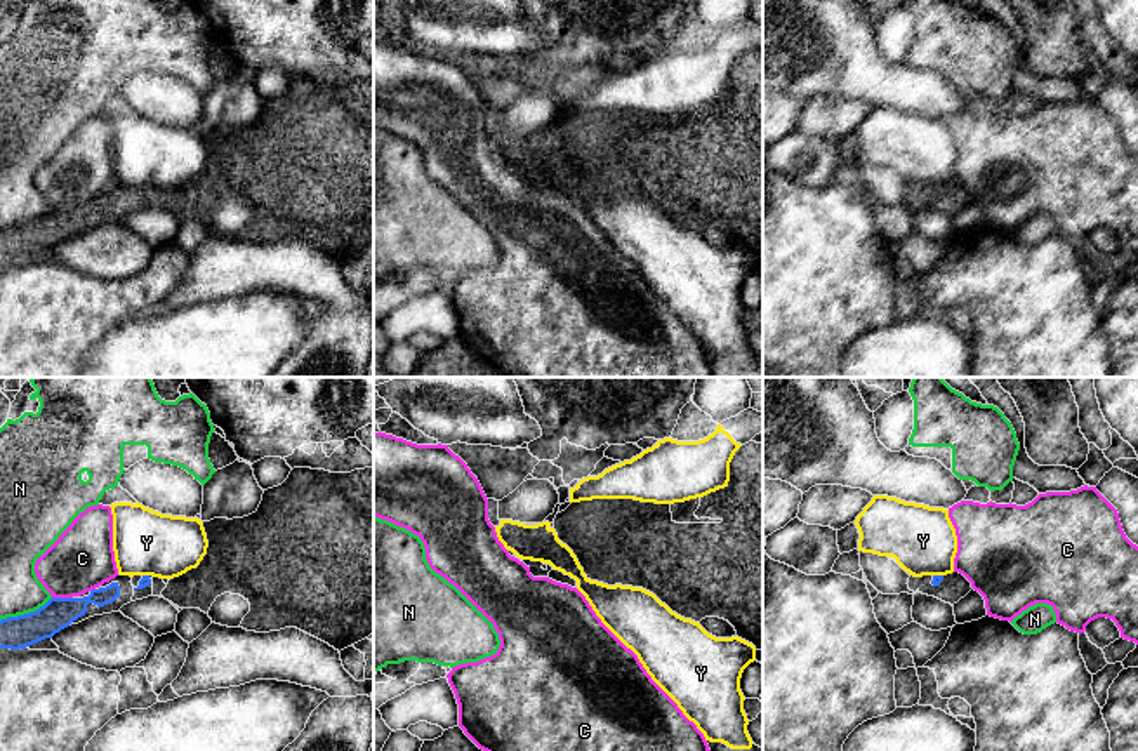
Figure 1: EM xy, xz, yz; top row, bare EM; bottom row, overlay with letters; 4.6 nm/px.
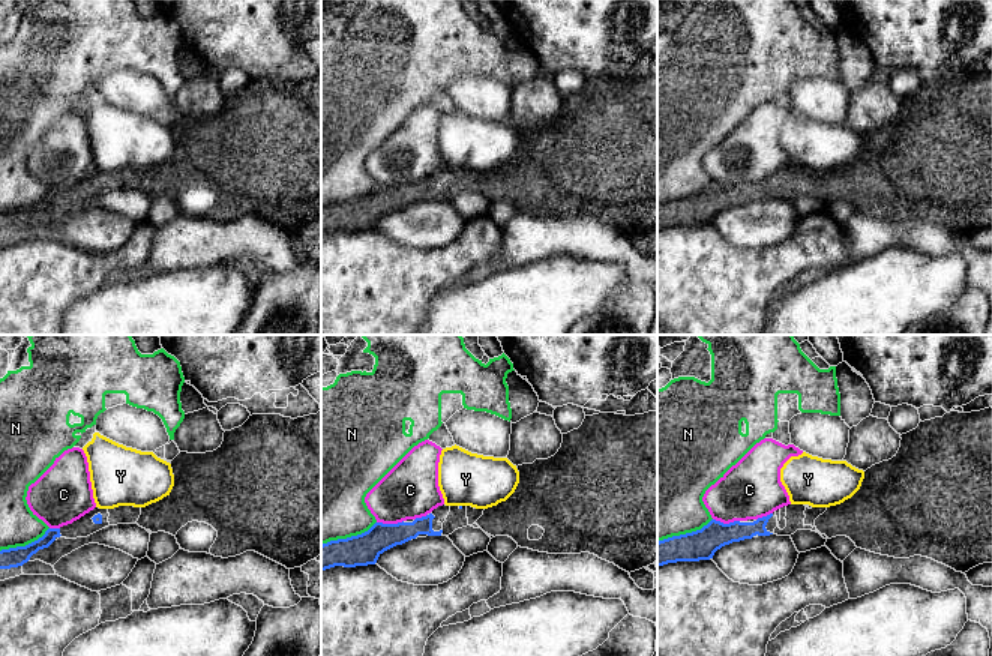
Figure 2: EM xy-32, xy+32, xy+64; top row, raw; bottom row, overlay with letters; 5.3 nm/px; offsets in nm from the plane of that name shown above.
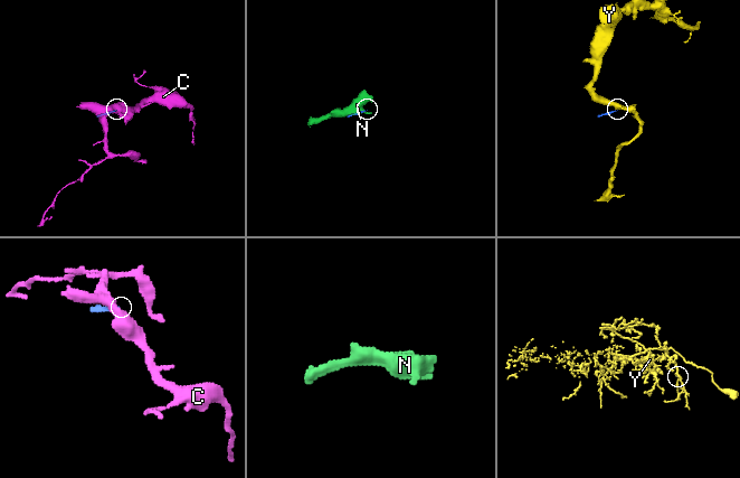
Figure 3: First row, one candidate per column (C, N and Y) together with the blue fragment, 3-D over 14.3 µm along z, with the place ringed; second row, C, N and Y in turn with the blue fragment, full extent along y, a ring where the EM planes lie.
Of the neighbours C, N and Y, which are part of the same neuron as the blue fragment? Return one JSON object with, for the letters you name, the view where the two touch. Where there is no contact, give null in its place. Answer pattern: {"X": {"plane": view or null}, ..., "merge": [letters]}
{"merge": []}

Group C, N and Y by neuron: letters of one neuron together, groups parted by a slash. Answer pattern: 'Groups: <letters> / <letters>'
Groups: C / N / Y

